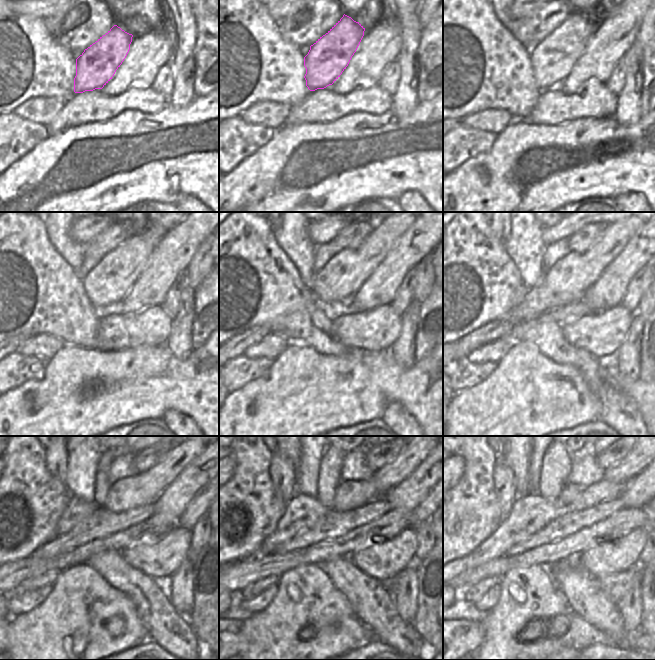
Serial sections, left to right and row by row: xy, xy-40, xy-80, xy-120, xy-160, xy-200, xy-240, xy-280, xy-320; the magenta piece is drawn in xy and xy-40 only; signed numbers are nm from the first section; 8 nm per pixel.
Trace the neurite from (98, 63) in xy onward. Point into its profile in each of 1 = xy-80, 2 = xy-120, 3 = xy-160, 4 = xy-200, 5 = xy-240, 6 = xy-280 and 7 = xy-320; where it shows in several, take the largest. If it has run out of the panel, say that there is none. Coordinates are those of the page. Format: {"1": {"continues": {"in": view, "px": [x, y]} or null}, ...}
{"1": {"continues": {"in": "xy-80", "px": [553, 59]}}, "2": {"continues": {"in": "xy-120", "px": [109, 282]}}, "3": {"continues": {"in": "xy-160", "px": [344, 274]}}, "4": {"continues": {"in": "xy-200", "px": [574, 273]}}, "5": {"continues": {"in": "xy-240", "px": [144, 488]}}, "6": {"continues": {"in": "xy-280", "px": [350, 495]}}, "7": {"continues": {"in": "xy-320", "px": [640, 456]}}}

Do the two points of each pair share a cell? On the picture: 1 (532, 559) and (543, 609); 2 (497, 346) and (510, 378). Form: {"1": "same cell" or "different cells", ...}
{"1": "different cells", "2": "different cells"}

